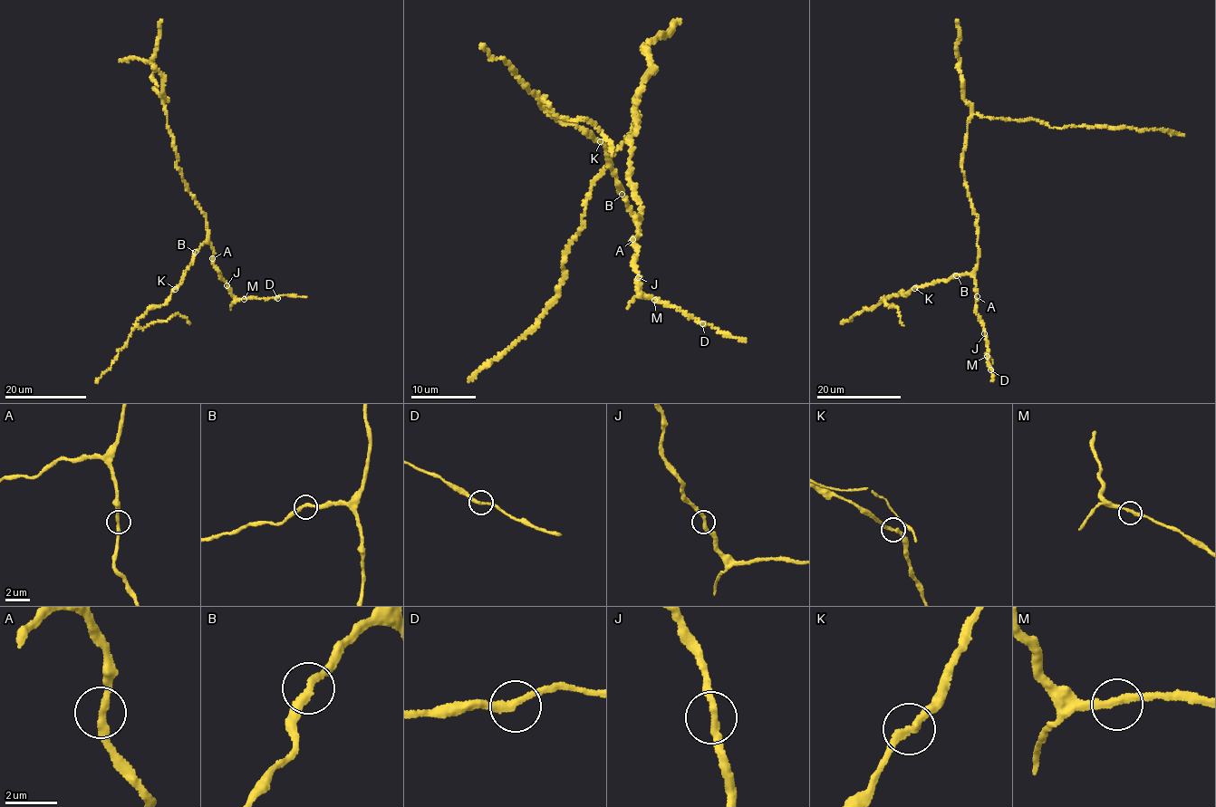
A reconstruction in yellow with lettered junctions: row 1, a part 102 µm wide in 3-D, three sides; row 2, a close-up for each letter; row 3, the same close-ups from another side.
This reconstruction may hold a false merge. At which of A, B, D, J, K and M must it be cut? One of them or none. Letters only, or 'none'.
none

